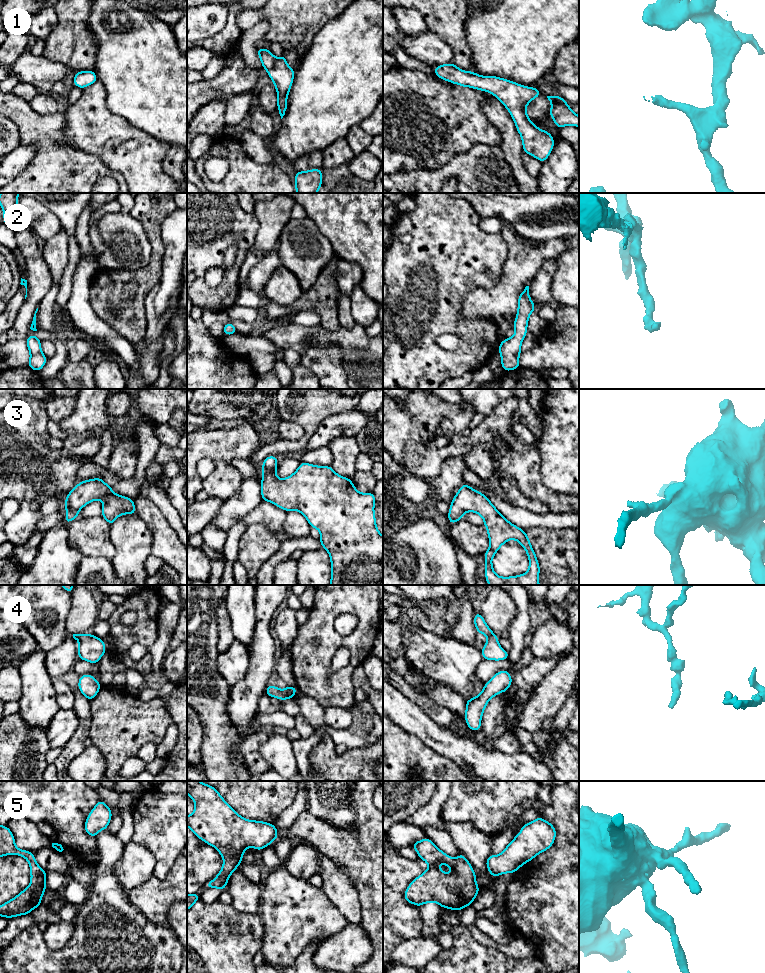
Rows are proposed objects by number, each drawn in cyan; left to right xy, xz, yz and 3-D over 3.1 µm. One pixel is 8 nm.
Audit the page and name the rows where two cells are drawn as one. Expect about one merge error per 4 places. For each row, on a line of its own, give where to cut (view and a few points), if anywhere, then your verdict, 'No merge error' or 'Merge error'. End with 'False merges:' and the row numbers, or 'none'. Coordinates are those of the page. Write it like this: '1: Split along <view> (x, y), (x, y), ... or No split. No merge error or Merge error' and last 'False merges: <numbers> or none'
1: No split. No merge error
2: No split. No merge error
3: No split. No merge error
4: No split. No merge error
5: No split. No merge error
False merges: none

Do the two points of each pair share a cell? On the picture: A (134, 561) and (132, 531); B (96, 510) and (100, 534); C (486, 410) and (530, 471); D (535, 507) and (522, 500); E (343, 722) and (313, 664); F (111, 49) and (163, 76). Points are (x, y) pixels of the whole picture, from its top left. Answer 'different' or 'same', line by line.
A: same
B: different
C: different
D: same
E: different
F: same

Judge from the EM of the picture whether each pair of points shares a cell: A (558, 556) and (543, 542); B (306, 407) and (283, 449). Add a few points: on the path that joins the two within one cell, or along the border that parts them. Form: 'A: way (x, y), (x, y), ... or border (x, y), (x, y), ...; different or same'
A: way (554, 552), (547, 545); same
B: way (307, 420), (307, 435), (296, 446); same

